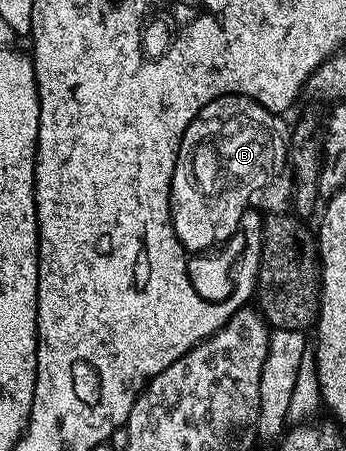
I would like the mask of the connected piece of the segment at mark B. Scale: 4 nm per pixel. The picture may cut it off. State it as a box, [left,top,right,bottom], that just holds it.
[171,97,293,307]

